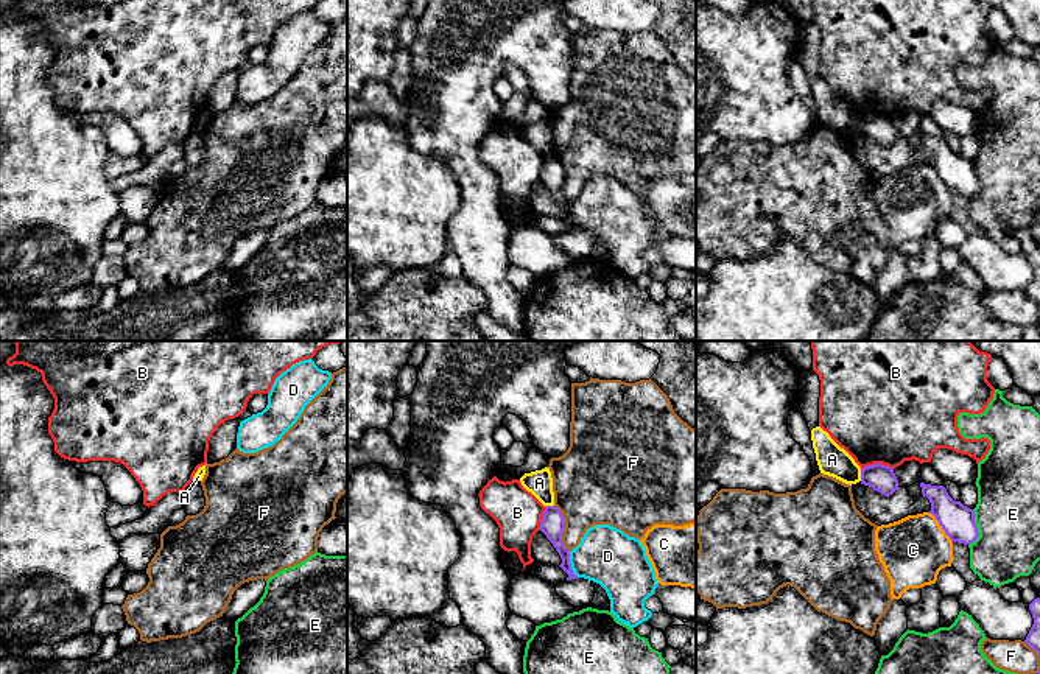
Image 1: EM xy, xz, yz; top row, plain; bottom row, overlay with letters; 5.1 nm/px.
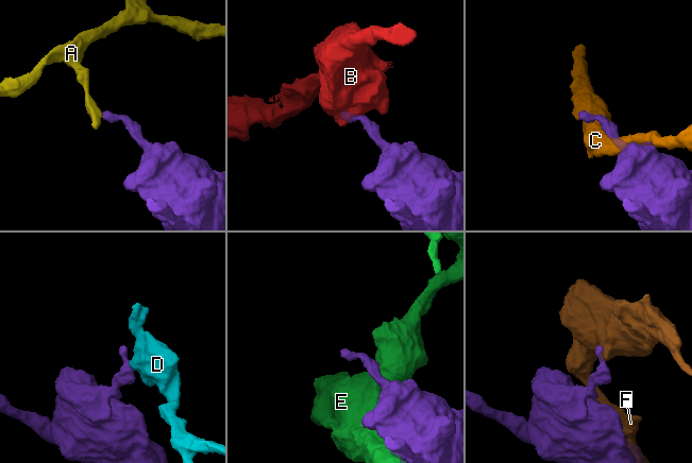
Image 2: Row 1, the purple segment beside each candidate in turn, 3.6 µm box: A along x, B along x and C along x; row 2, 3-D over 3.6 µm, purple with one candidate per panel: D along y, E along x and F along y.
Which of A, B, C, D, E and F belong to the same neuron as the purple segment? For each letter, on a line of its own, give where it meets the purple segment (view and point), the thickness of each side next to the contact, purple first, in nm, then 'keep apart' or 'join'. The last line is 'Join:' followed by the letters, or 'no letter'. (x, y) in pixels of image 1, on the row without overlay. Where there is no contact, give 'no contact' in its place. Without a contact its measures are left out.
A: meets purple in yz at (861, 126); 140 nm thick on the purple side, 160 nm on the other; keep apart
B: meets purple in yz at (877, 115); 140 nm thick on the purple side, 500 nm on the other; keep apart
C: meets purple in yz at (941, 176); 170 nm thick on the purple side, 340 nm on the other; keep apart
D: meets purple in xz at (570, 215); 130 nm thick on the purple side, 300 nm on the other; keep apart
E: meets purple in yz at (976, 179); 170 nm thick on the purple side, 340 nm on the other; keep apart
F: meets purple in xz at (564, 179); 130 nm thick on the purple side, 380 nm on the other; keep apart
Join: no letter

